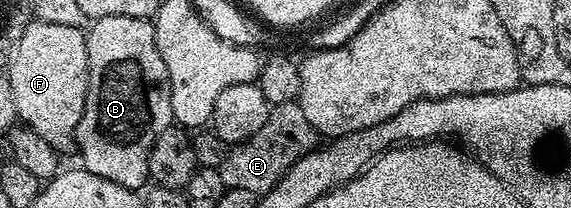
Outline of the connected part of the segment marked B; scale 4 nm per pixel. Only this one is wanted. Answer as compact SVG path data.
M101 17L94 20L90 24L91 31L86 32L87 37L87 92L85 93L85 109L81 113L81 121L75 130L75 147L79 151L79 159L82 170L93 173L97 177L105 177L105 181L113 181L122 187L128 187L130 191L138 192L140 189L146 188L149 183L149 153L153 149L153 145L157 141L157 137L161 137L161 133L165 133L167 127L172 126L173 120L171 118L171 90L169 89L169 69L165 69L165 61L161 61L161 53L157 53L157 41L155 40L155 24L151 19L138 19L137 17Z

